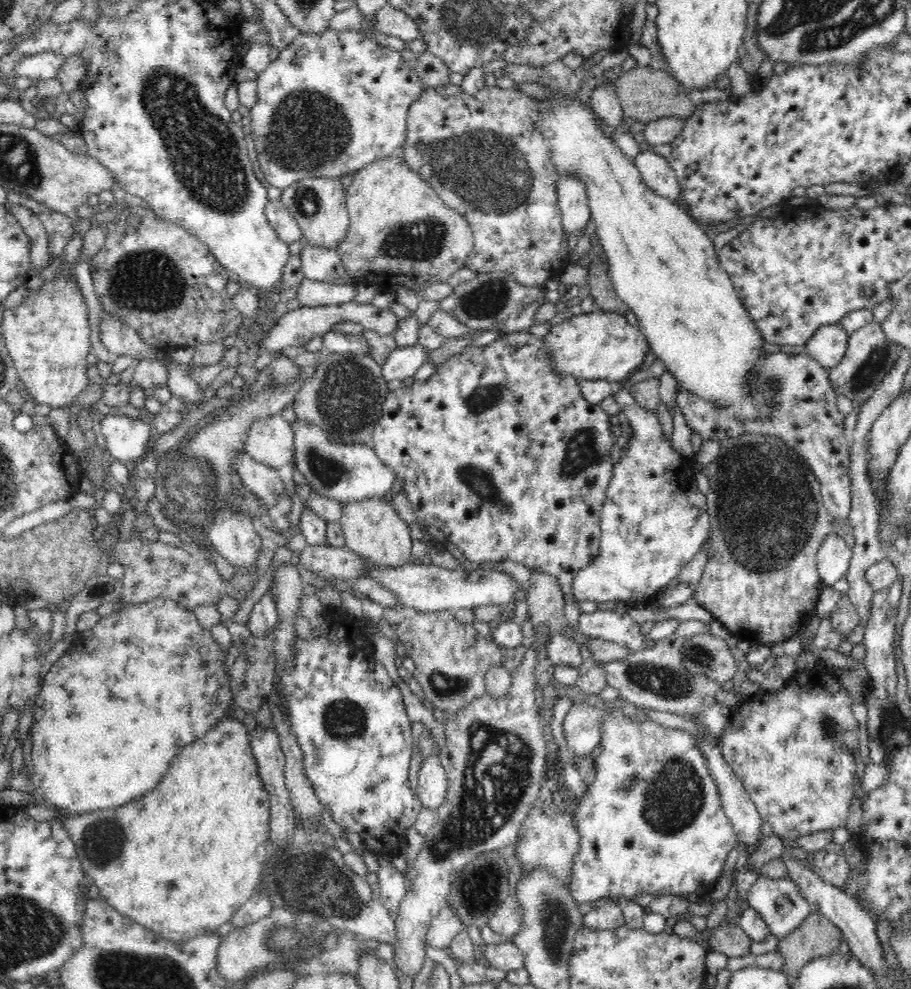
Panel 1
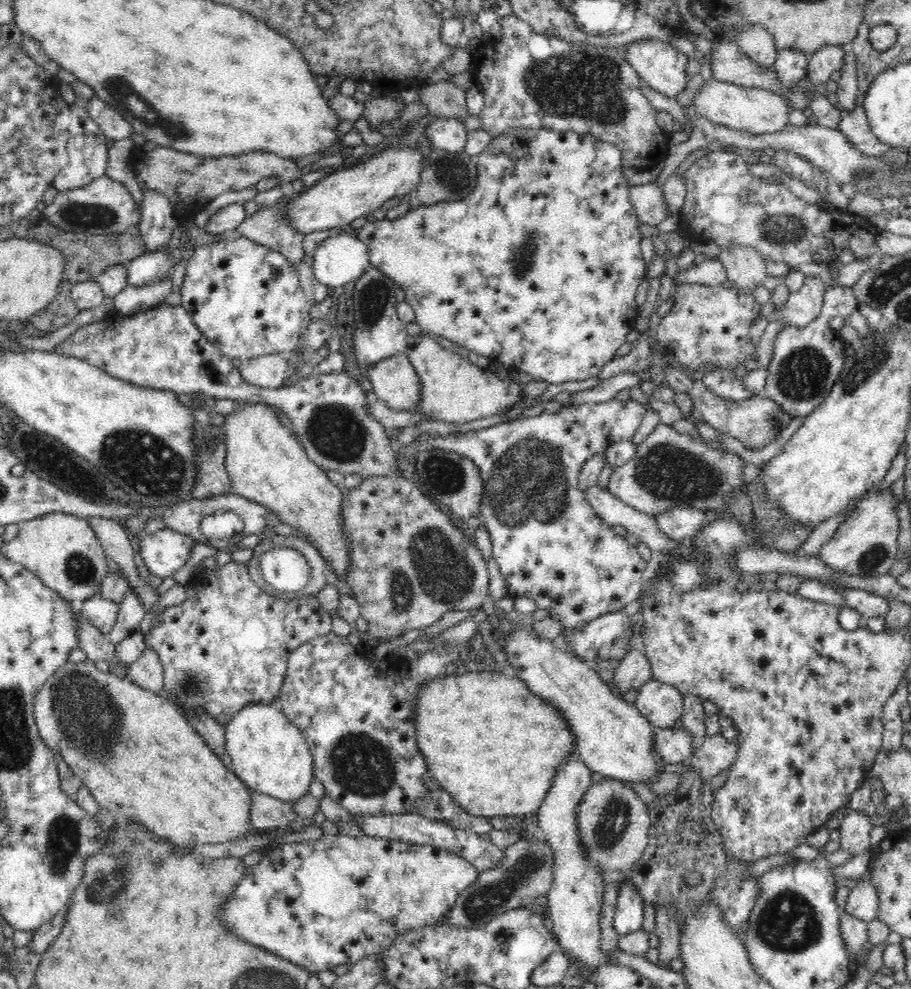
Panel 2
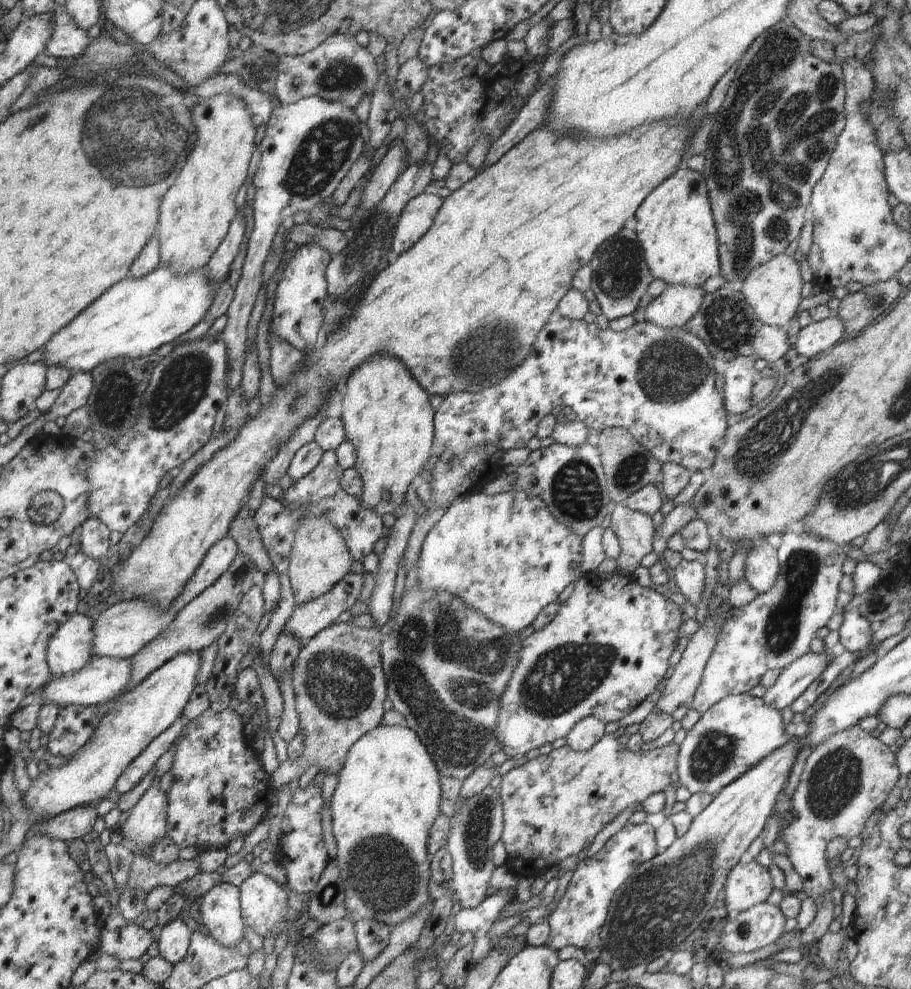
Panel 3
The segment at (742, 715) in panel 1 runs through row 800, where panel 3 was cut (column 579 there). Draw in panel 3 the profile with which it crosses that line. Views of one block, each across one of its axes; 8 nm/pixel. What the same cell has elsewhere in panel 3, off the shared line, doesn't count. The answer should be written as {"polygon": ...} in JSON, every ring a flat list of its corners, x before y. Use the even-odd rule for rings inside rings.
{"polygon":[[613,734,604,735,590,750,573,751,564,746,550,753,513,768,502,777,498,787,503,804,503,842,508,856,512,856,512,868,522,870,523,875,540,874,561,860,587,849,595,836,622,810,640,805,656,793,662,793,671,783,670,776,677,771,679,746,671,742,646,752,629,751,618,743]]}

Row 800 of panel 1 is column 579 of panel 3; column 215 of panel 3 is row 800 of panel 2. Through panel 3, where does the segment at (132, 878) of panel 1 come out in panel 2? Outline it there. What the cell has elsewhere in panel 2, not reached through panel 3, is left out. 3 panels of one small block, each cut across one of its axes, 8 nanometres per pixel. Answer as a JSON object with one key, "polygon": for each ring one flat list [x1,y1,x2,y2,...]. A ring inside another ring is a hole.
{"polygon":[[470,671,464,674,450,674,450,676,440,676,436,680,420,684,421,688,417,693,416,707,416,743,418,743,419,754,424,755,428,774,438,780,440,786,452,795,452,799,458,803,459,807,464,808,470,814,476,816,536,816,540,804,544,802,544,796,548,794,548,788,552,788,552,780,556,778,556,768,568,760,570,754,576,750,576,737,572,735,572,729,568,721,562,717,562,713,554,706,545,702,540,696,529,690,529,687,513,673,495,671]]}

